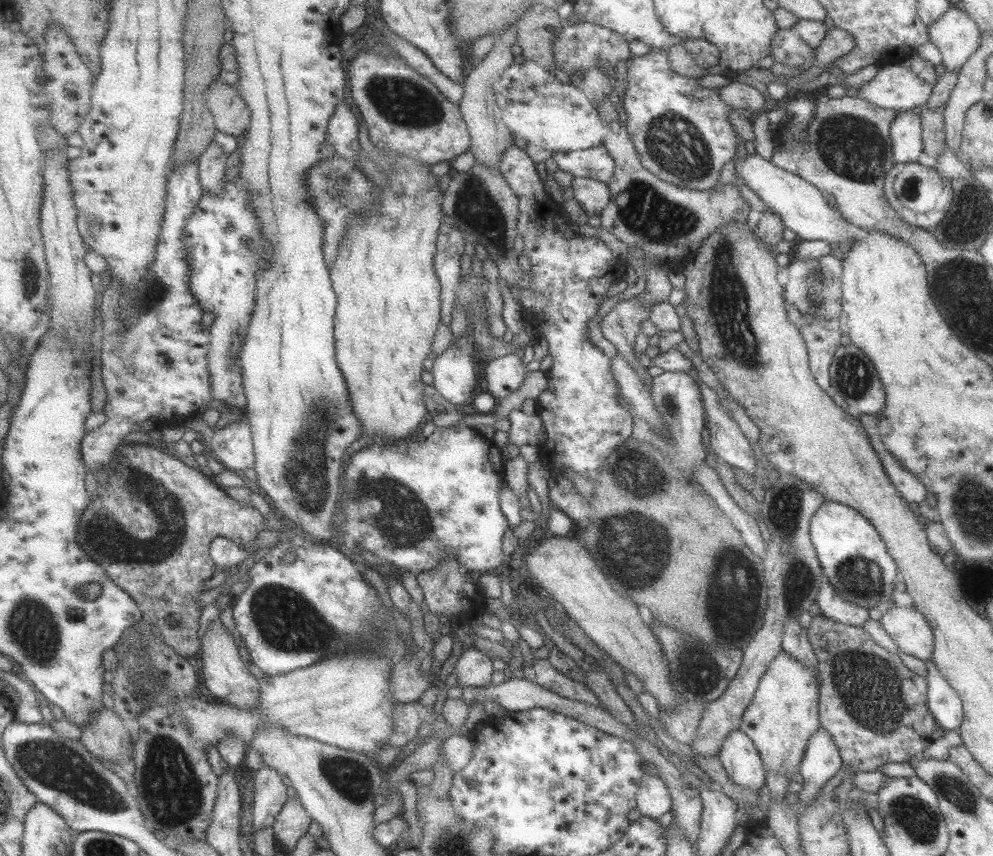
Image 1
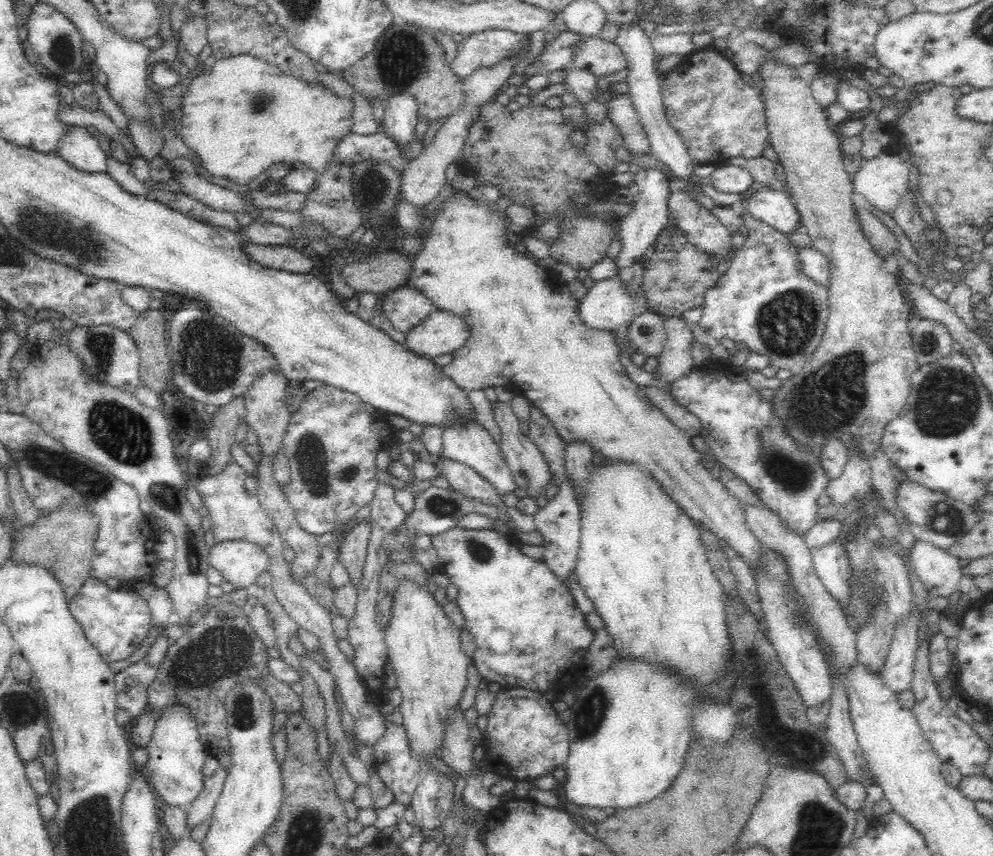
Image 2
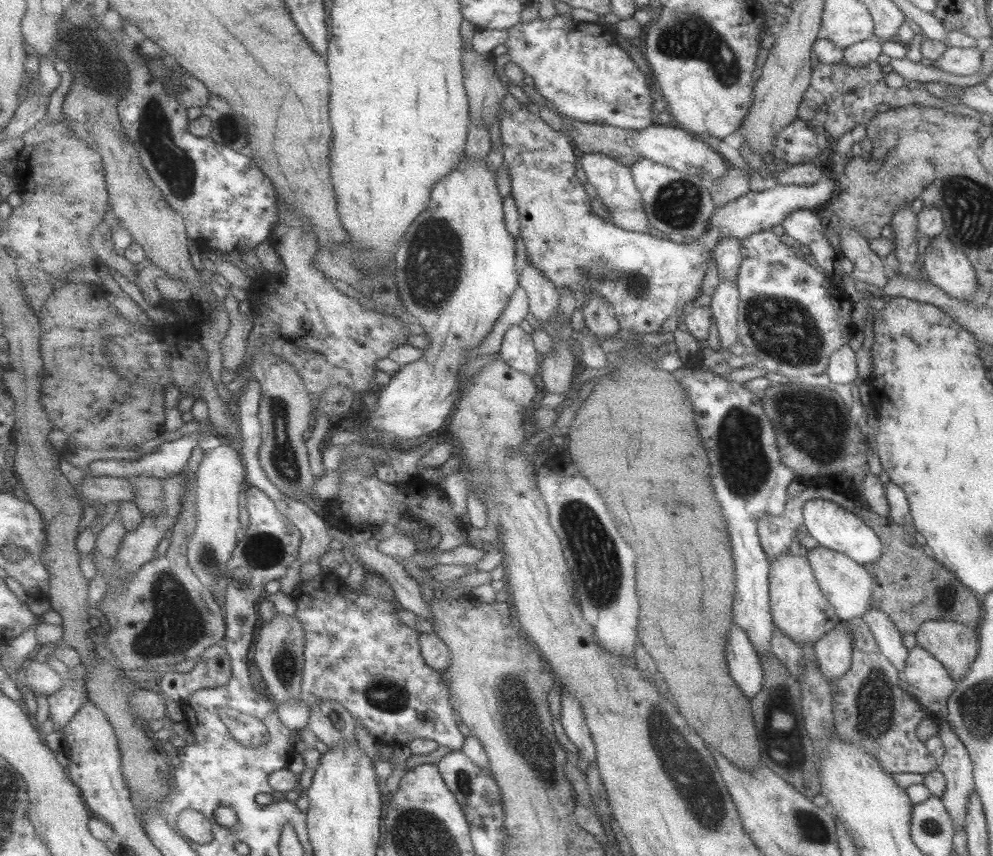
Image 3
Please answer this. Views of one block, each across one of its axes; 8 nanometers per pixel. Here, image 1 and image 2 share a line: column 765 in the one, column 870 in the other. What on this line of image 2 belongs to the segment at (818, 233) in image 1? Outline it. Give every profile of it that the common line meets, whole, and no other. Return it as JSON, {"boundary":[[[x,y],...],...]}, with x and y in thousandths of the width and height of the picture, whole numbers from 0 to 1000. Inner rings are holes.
{"boundary":[[[889,175],[882,185],[872,187],[857,207],[859,224],[868,228],[875,236],[875,241],[880,241],[884,248],[898,254],[906,241],[910,227],[914,224],[914,206],[916,206],[914,195],[906,180],[893,180]]]}

